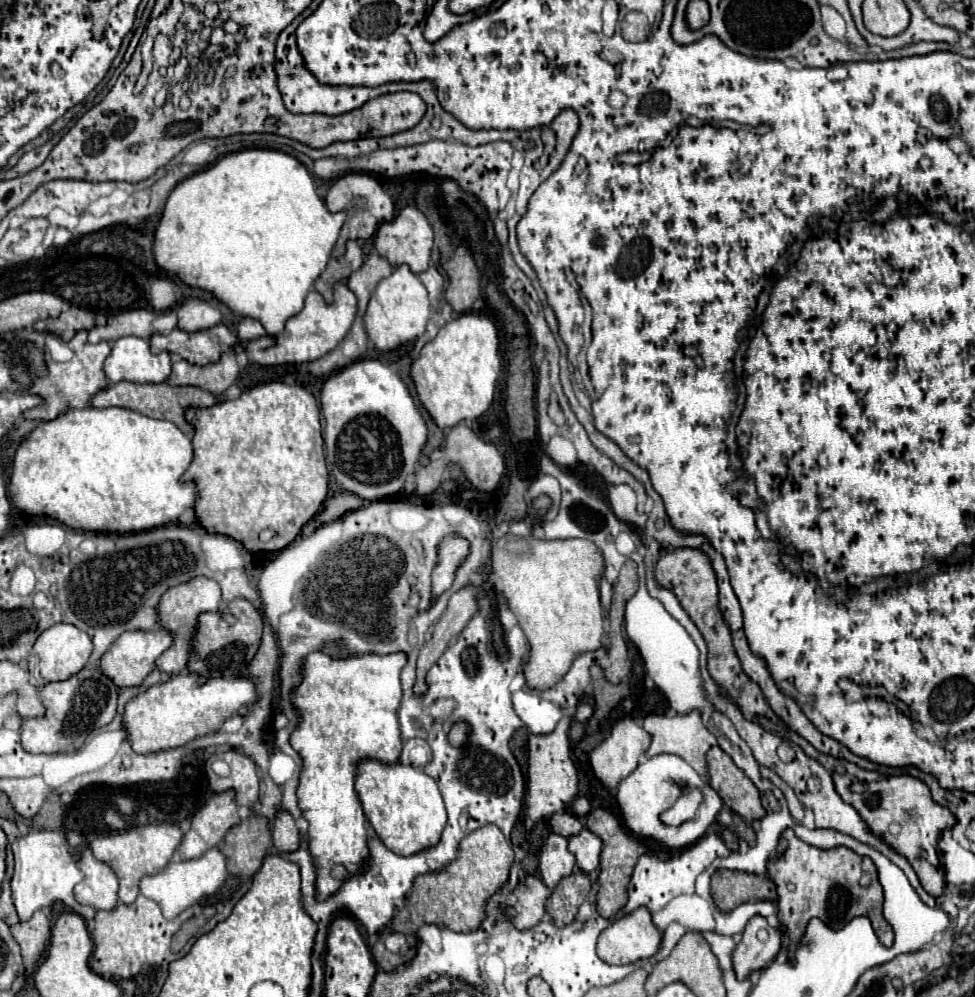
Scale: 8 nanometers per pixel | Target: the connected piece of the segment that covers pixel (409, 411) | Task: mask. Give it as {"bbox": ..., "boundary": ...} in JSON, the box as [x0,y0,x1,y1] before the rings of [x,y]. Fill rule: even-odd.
{"bbox":[320,360,428,500],"boundary":[[[358,360],[342,368],[340,372],[334,372],[324,382],[320,404],[326,420],[324,426],[326,462],[336,482],[344,490],[366,500],[398,494],[404,488],[408,474],[412,474],[416,468],[416,460],[420,458],[420,452],[428,440],[428,428],[422,412],[414,404],[408,386],[402,382],[392,363],[380,360]]]}

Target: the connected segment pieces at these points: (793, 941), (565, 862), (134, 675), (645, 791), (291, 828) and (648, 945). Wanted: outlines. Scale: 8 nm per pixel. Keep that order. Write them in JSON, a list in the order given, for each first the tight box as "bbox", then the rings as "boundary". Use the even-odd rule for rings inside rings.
[{"bbox":[766,830,894,950],"boundary":[[[784,830],[782,838],[788,842],[786,850],[778,858],[770,860],[766,868],[778,888],[778,918],[780,924],[786,926],[784,930],[790,938],[790,950],[796,950],[810,918],[824,918],[824,922],[832,928],[842,928],[854,916],[872,916],[876,936],[884,946],[892,946],[894,932],[882,916],[882,886],[878,880],[872,880],[866,886],[860,884],[862,874],[866,872],[862,856],[844,846],[830,850],[810,846],[796,838],[794,830]]]},{"bbox":[540,834,576,888],"boundary":[[[550,834],[540,854],[540,874],[548,888],[554,888],[564,876],[572,874],[576,864],[574,854],[568,850],[568,840],[558,834]]]},{"bbox":[100,628,174,688],"boundary":[[[164,628],[154,630],[154,632],[128,630],[128,632],[120,634],[120,638],[116,638],[116,642],[108,648],[104,658],[100,660],[100,668],[120,688],[122,686],[140,686],[142,680],[156,668],[156,658],[172,646],[172,638],[174,638],[172,632],[164,630]]]},{"bbox":[616,754,722,848],"boundary":[[[658,754],[658,756],[646,758],[644,762],[640,762],[638,768],[626,780],[620,782],[616,798],[618,798],[618,804],[622,808],[622,816],[626,820],[626,826],[636,836],[660,840],[670,848],[684,848],[684,846],[690,846],[696,840],[700,840],[704,836],[706,828],[716,820],[716,814],[722,808],[722,798],[710,788],[708,782],[704,782],[698,776],[698,772],[688,762],[684,762],[676,754]],[[682,784],[686,784],[686,788],[698,788],[704,794],[706,804],[700,806],[694,820],[684,822],[676,828],[674,826],[664,826],[664,822],[660,820],[660,814],[666,810],[666,802],[676,802],[678,800],[678,796],[682,794]]]},{"bbox":[272,812,300,852],"boundary":[[[278,812],[272,828],[272,840],[278,852],[292,852],[300,848],[300,832],[296,828],[294,818],[288,812]]]},{"bbox":[598,908,662,964],"boundary":[[[636,908],[632,914],[612,922],[598,938],[598,954],[608,964],[628,964],[650,958],[660,950],[662,932],[654,926],[648,908]]]}]

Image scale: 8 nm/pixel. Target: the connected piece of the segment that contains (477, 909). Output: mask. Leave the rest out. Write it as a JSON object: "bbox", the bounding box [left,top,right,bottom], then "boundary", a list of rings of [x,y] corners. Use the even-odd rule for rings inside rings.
{"bbox":[392,824,514,936],"boundary":[[[488,824],[488,826],[482,826],[480,830],[474,830],[462,840],[458,858],[444,872],[424,874],[416,878],[414,890],[406,898],[404,910],[400,910],[394,916],[392,930],[404,932],[406,936],[416,934],[416,930],[424,924],[444,926],[454,932],[478,930],[480,922],[486,918],[484,906],[488,898],[496,894],[508,882],[512,862],[514,862],[514,852],[498,826]],[[450,884],[452,884],[452,898],[448,896]]]}

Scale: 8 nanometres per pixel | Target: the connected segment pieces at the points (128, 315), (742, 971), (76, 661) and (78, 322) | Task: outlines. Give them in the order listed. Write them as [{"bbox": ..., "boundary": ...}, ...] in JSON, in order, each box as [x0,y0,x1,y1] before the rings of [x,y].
[{"bbox":[88,310,154,344],"boundary":[[[130,310],[122,312],[108,320],[106,326],[94,326],[88,332],[88,342],[96,344],[102,340],[118,340],[122,336],[138,336],[138,338],[150,338],[154,334],[154,312],[150,310]]]},{"bbox":[732,916,782,980],"boundary":[[[764,916],[748,920],[742,932],[742,940],[736,944],[732,954],[734,972],[738,980],[748,978],[752,972],[768,966],[782,946],[782,930],[772,928]]]},{"bbox":[28,622,92,686],"boundary":[[[64,622],[54,624],[52,628],[44,630],[38,636],[38,640],[36,640],[36,644],[34,644],[32,652],[30,652],[28,662],[30,662],[32,684],[34,686],[44,686],[48,682],[68,680],[70,676],[78,674],[84,668],[90,654],[92,654],[92,640],[90,640],[90,636],[86,632],[78,630],[72,624],[64,624]]]},{"bbox":[34,306,96,342],"boundary":[[[70,306],[68,310],[64,310],[56,320],[48,318],[48,320],[40,320],[34,324],[36,332],[50,332],[60,336],[64,342],[68,342],[78,330],[90,330],[96,324],[96,316],[90,310],[84,308],[76,308]]]}]

